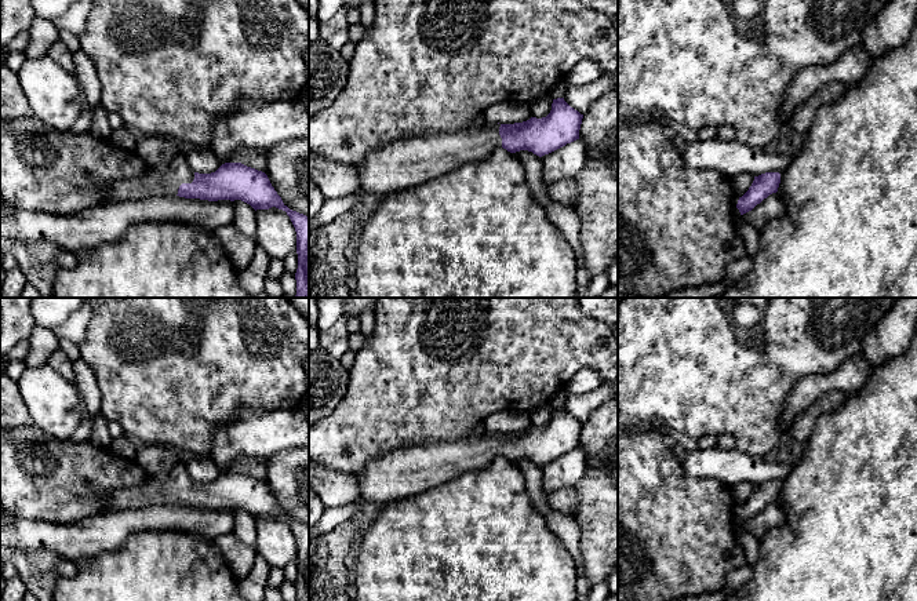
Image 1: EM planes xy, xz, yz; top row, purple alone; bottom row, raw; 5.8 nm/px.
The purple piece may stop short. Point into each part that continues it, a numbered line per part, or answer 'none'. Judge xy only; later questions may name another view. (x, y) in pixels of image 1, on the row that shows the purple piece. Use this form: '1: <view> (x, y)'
1: xy (153, 182)

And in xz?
1: xz (403, 164)

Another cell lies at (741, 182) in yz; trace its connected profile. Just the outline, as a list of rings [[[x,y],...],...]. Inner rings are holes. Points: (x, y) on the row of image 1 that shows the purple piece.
[[[746,172],[738,174],[731,178],[731,185],[734,187],[735,196],[742,197],[752,186],[754,176]]]

